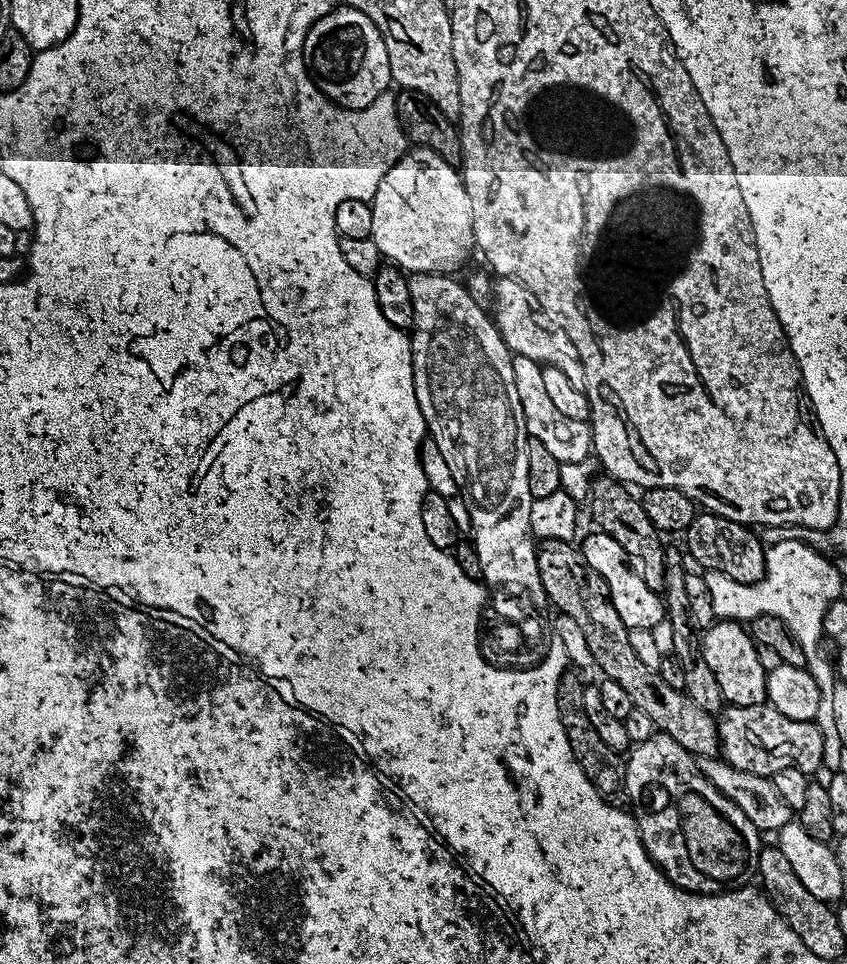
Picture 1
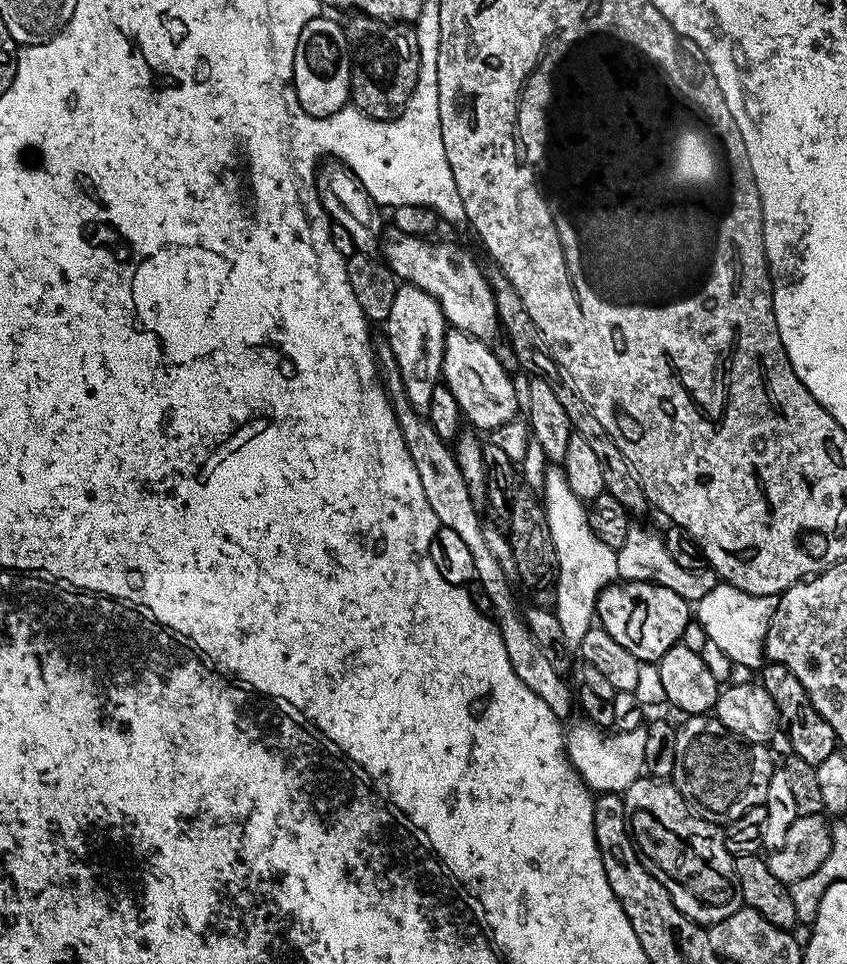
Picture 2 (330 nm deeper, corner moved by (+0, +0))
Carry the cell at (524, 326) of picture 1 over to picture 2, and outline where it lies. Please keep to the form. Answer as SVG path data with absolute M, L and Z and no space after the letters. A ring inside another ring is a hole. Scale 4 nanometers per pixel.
M395 226L385 227L382 237L382 259L388 268L397 278L397 281L407 282L426 290L442 306L442 314L445 321L455 331L465 332L471 336L476 336L482 341L491 341L491 336L495 332L501 331L500 318L494 306L494 294L488 285L488 277L485 269L476 265L476 260L464 248L459 248L456 244L423 244L424 240L419 235L404 233Z

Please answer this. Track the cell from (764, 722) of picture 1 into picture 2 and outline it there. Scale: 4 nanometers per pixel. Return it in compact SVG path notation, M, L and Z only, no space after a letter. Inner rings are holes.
M689 715L684 721L685 724L680 724L676 729L677 746L670 780L680 791L689 808L703 820L723 826L729 824L734 818L742 818L746 810L763 804L774 771L773 753L763 744L748 743L739 736L732 735L715 715Z

